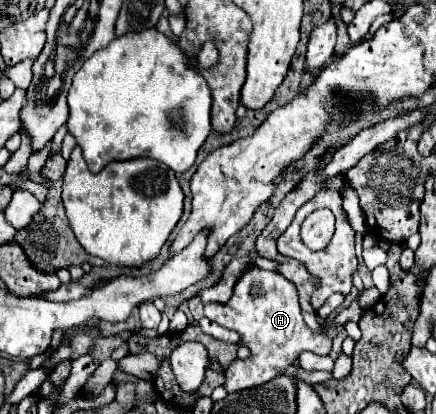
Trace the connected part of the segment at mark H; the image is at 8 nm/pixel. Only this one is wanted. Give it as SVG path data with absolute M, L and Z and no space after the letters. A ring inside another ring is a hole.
M249 266L233 288L233 296L225 304L207 302L205 316L229 330L235 330L241 336L241 342L249 348L251 356L241 360L233 360L227 368L215 366L217 372L225 376L225 390L237 392L245 388L255 388L267 384L275 376L283 374L289 366L299 362L301 352L315 352L315 354L329 354L331 352L331 338L325 332L313 332L305 326L299 296L293 282L285 280L285 276L277 272L263 270L259 266Z

